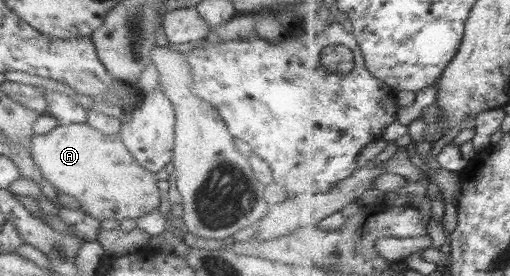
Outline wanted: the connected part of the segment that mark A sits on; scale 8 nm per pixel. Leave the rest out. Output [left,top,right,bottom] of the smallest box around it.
[28,123,164,221]

